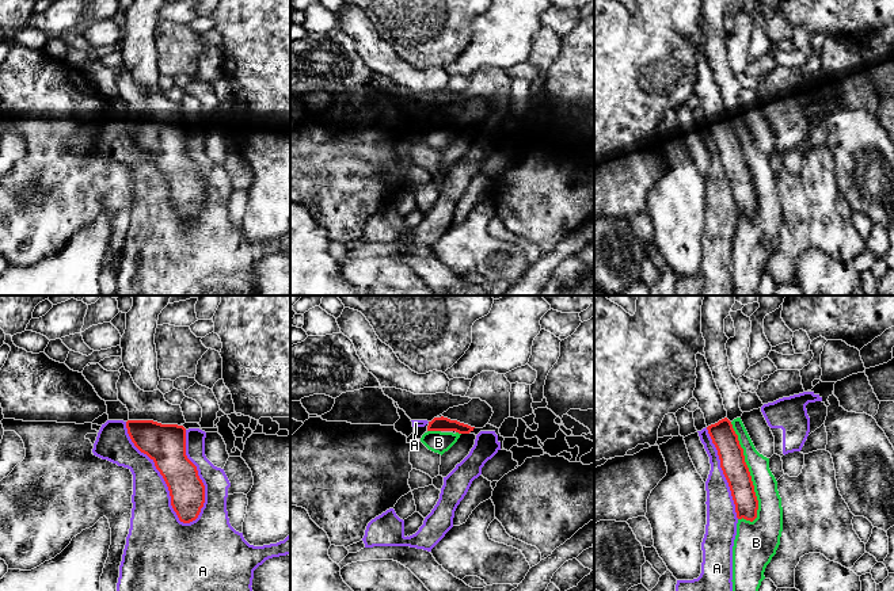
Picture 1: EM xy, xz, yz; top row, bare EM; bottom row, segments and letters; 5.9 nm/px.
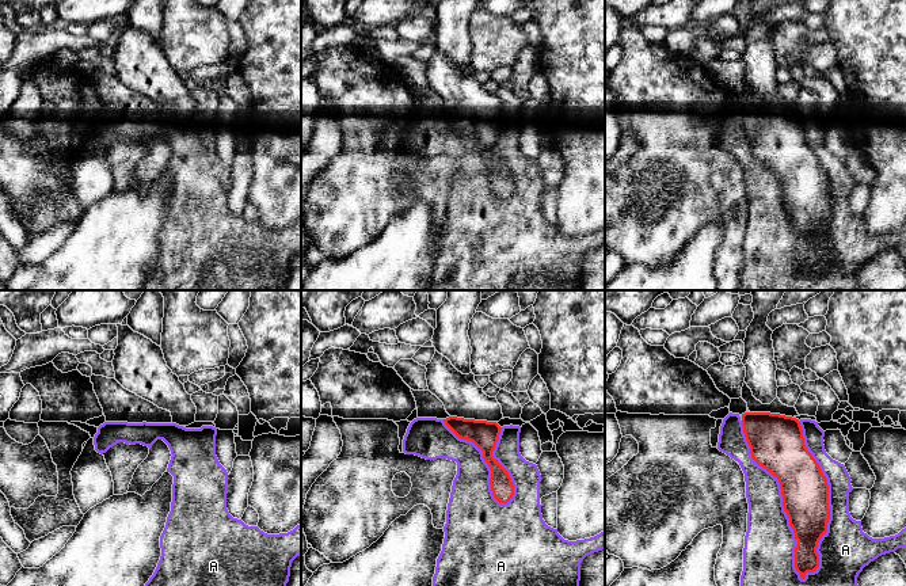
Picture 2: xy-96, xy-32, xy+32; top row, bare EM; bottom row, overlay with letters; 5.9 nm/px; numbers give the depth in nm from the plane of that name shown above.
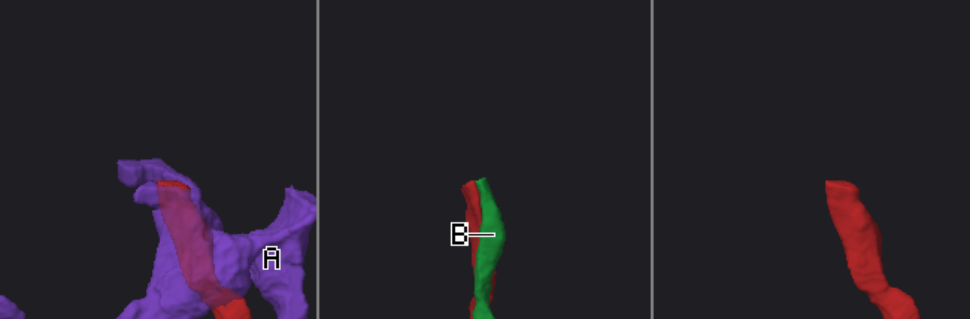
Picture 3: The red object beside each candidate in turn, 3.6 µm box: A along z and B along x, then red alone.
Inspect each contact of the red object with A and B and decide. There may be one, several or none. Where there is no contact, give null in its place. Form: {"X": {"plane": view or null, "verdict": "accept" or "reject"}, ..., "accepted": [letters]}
{"A": {"plane": "xy", "verdict": "reject"}, "B": {"plane": "yz", "verdict": "reject"}, "accepted": []}

